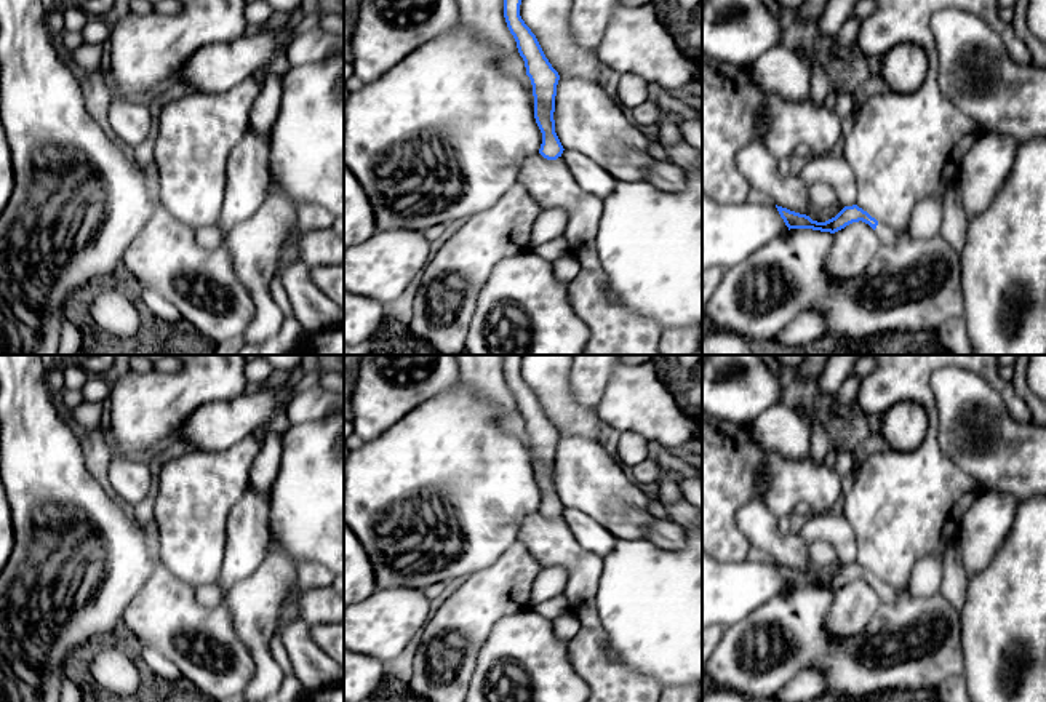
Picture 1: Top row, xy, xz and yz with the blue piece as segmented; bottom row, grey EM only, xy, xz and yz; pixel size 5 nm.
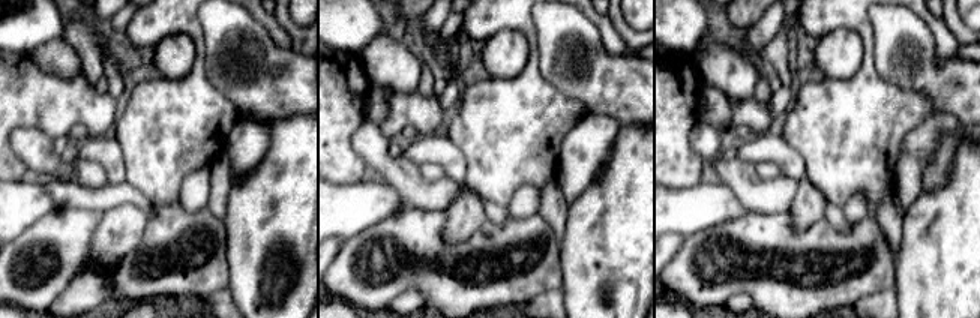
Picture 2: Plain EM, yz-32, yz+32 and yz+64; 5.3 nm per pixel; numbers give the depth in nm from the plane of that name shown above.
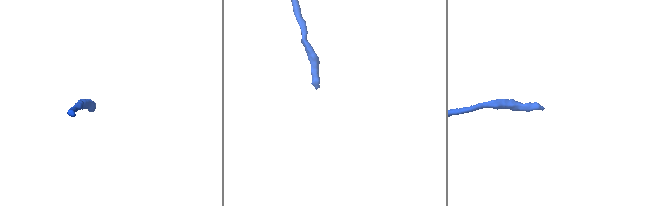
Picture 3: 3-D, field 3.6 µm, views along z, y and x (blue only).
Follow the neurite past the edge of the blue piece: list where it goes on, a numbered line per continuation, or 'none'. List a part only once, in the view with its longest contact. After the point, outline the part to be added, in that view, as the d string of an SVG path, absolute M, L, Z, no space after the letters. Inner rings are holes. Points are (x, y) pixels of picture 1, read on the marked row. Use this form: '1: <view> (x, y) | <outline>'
1: yz (883, 232) | M878 221L875 229L876 237L881 243L896 243L899 232Z

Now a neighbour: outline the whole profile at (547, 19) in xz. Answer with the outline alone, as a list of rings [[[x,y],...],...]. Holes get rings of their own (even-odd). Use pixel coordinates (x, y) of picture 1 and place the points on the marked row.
[[[521,0],[520,16],[560,77],[598,83],[605,64],[597,50],[574,42],[568,21],[571,5],[573,0]]]

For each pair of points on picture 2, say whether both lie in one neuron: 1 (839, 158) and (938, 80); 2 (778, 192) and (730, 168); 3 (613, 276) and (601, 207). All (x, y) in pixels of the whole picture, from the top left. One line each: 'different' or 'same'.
1: different
2: same
3: same

